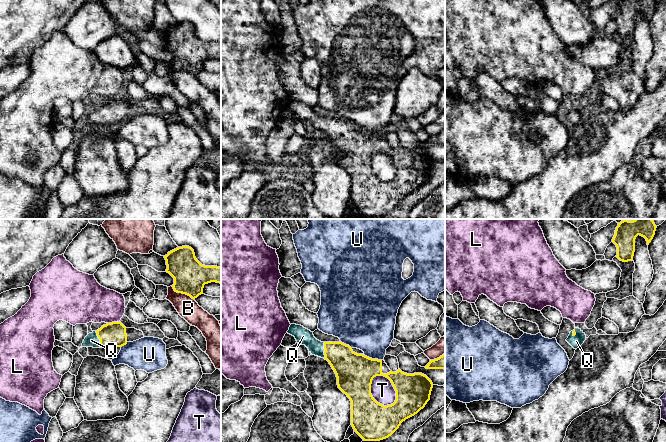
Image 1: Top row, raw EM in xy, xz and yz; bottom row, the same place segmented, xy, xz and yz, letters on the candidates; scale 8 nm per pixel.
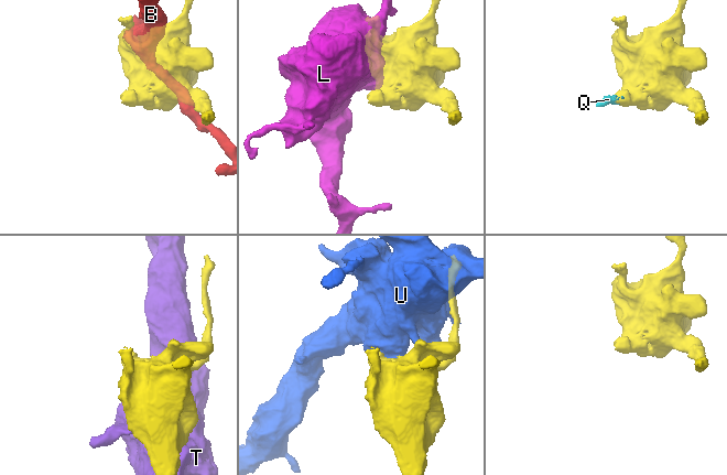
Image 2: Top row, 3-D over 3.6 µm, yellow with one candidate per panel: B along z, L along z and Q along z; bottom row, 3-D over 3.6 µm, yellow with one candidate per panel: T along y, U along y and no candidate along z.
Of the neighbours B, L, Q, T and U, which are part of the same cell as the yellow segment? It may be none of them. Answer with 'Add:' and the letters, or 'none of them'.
Add: Q

